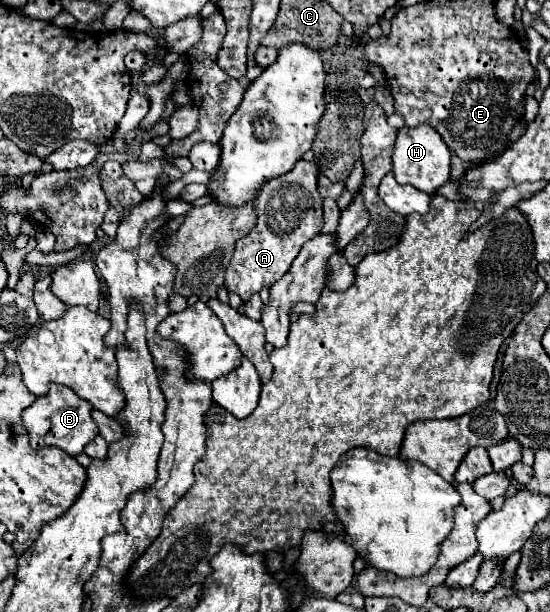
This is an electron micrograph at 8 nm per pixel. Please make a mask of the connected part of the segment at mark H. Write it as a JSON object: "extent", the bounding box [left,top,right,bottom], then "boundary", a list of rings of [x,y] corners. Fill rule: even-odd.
{"extent":[392,124,450,196],"boundary":[[[420,124],[416,128],[404,126],[398,130],[398,140],[394,144],[392,172],[394,172],[398,184],[410,184],[410,186],[434,196],[436,190],[440,186],[444,186],[450,178],[450,150],[444,144],[444,140],[440,138],[440,134],[436,134],[436,130],[432,130],[432,126],[428,126],[428,124]]]}

